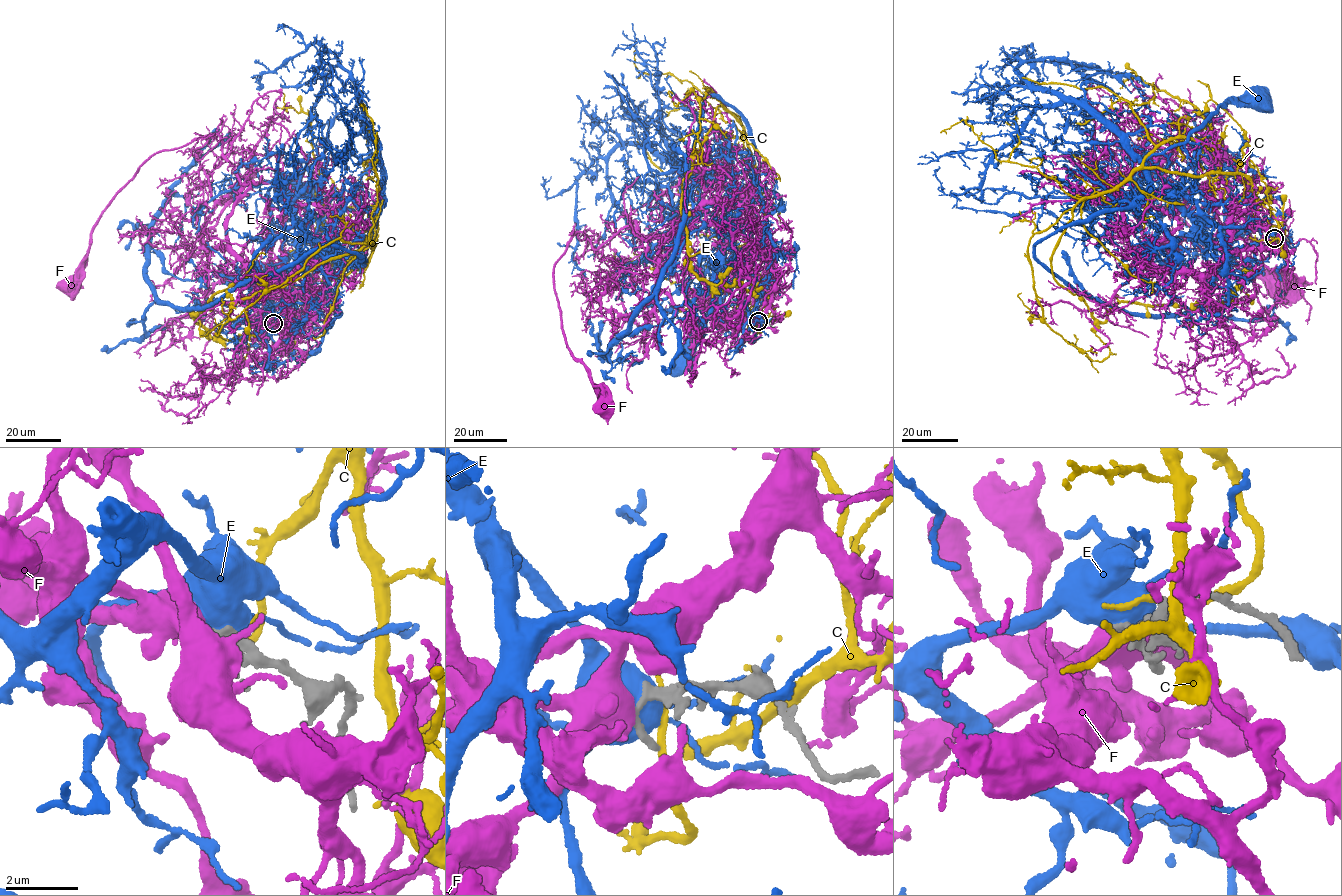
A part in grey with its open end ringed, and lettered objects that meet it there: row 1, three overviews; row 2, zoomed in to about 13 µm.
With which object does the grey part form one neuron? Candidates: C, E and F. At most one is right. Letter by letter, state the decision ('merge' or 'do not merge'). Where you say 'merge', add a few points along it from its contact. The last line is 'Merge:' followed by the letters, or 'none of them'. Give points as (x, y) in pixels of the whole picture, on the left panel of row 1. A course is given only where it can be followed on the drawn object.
C: do not merge
E: do not merge
F: do not merge
Merge: none of them

